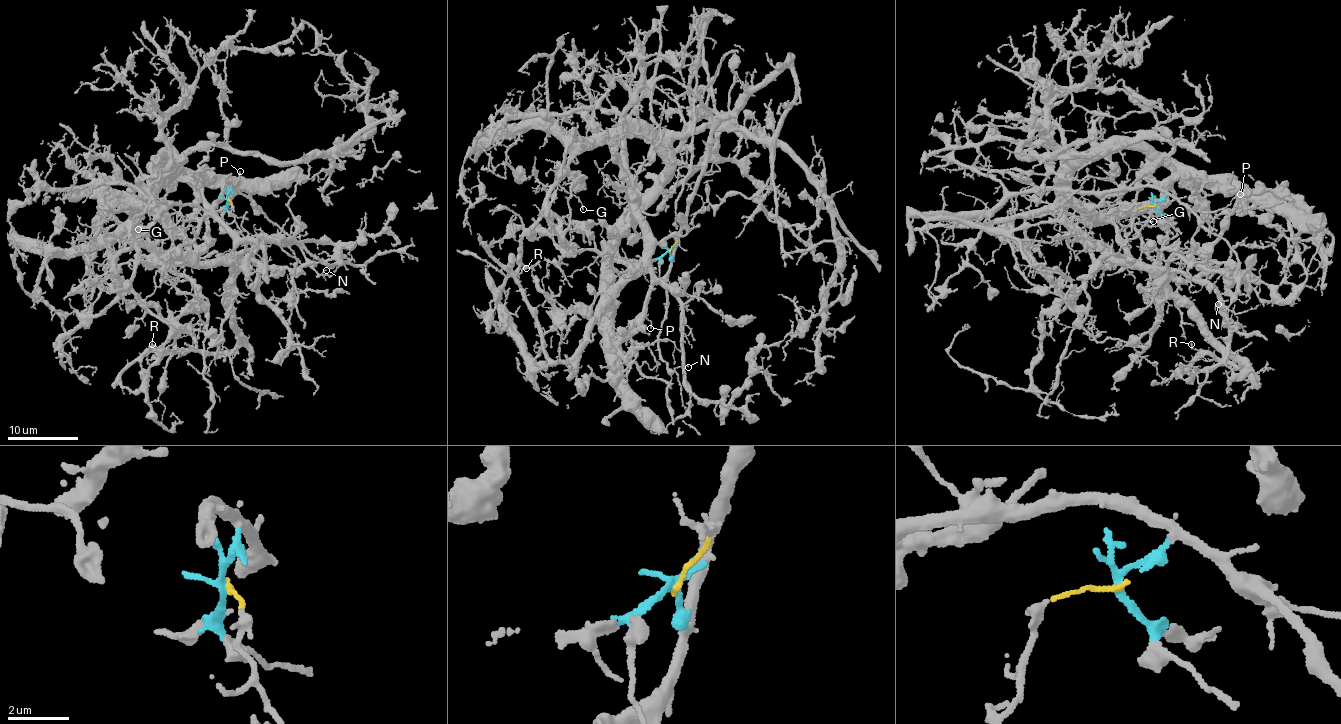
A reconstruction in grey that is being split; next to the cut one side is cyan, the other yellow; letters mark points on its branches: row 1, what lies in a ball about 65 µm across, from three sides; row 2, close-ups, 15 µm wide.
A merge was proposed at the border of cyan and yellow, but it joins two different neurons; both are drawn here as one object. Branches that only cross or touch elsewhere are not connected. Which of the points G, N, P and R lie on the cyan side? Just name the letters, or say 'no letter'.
N, P

